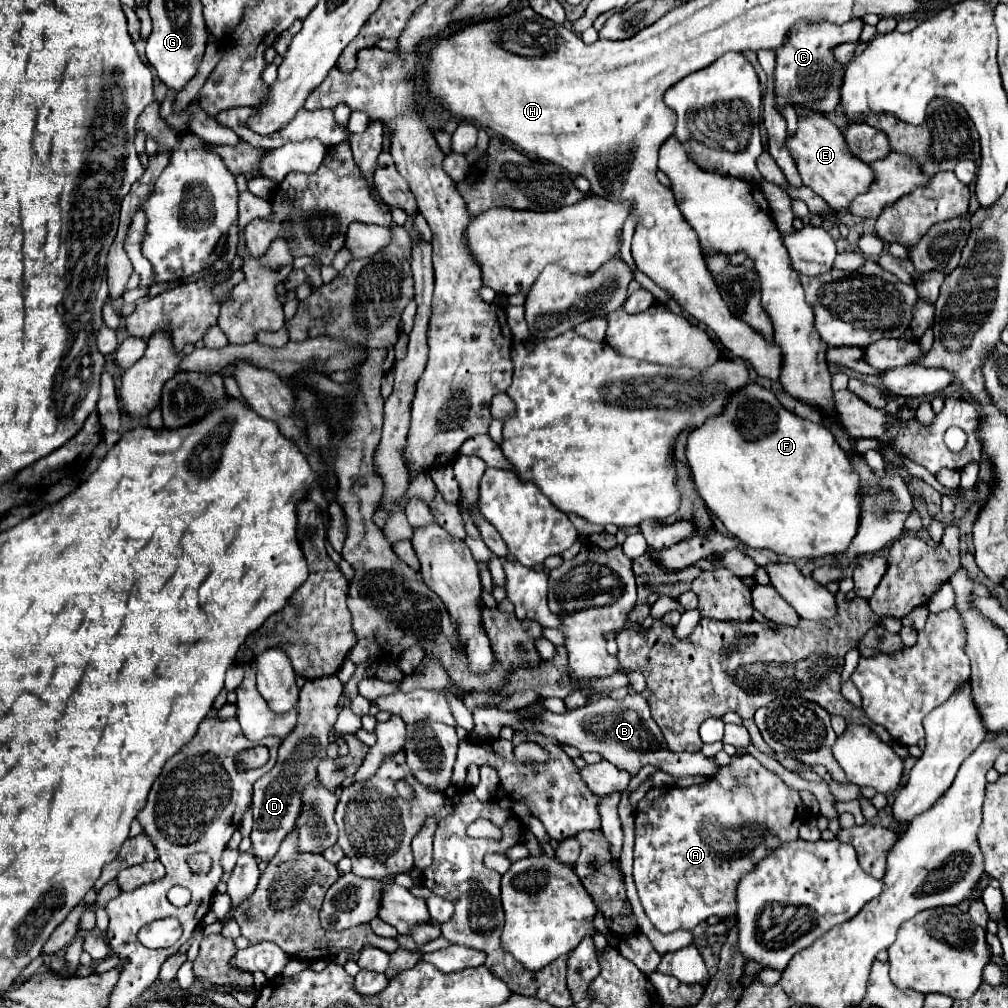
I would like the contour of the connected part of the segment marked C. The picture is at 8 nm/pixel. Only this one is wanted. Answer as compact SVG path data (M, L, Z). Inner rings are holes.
M852 19L844 25L832 23L802 23L792 27L792 35L780 51L776 51L776 71L774 83L776 93L790 101L792 105L802 105L808 111L822 111L830 113L840 101L840 87L842 87L842 65L834 61L830 49L840 43L856 43L862 33L862 19Z

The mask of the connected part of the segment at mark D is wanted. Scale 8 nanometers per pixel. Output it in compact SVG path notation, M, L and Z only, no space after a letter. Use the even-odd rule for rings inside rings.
M338 677L328 679L314 679L306 681L306 685L300 689L300 701L298 701L298 723L294 731L284 737L278 761L272 771L268 771L264 777L258 779L254 785L254 831L252 831L252 849L254 855L262 861L272 859L272 855L278 851L282 839L292 831L296 819L302 811L302 793L304 787L312 781L316 781L316 767L320 761L328 759L328 745L330 745L330 731L338 717L338 699L342 695L342 683Z

